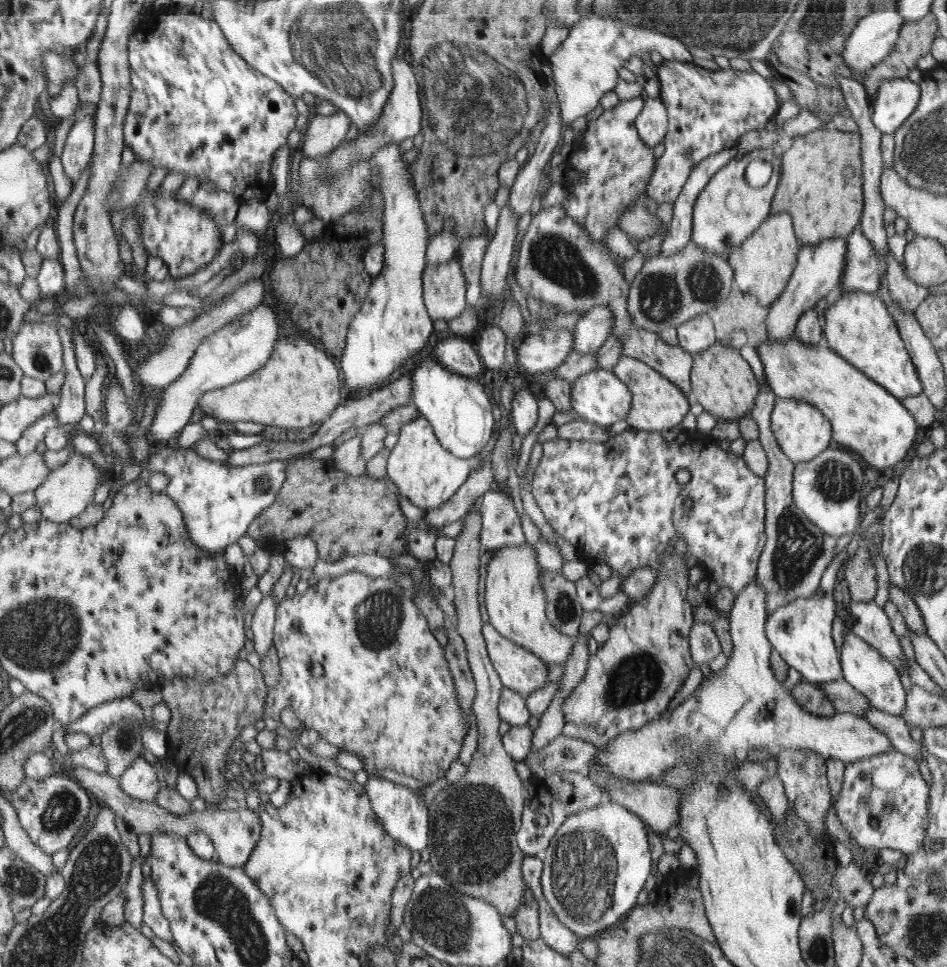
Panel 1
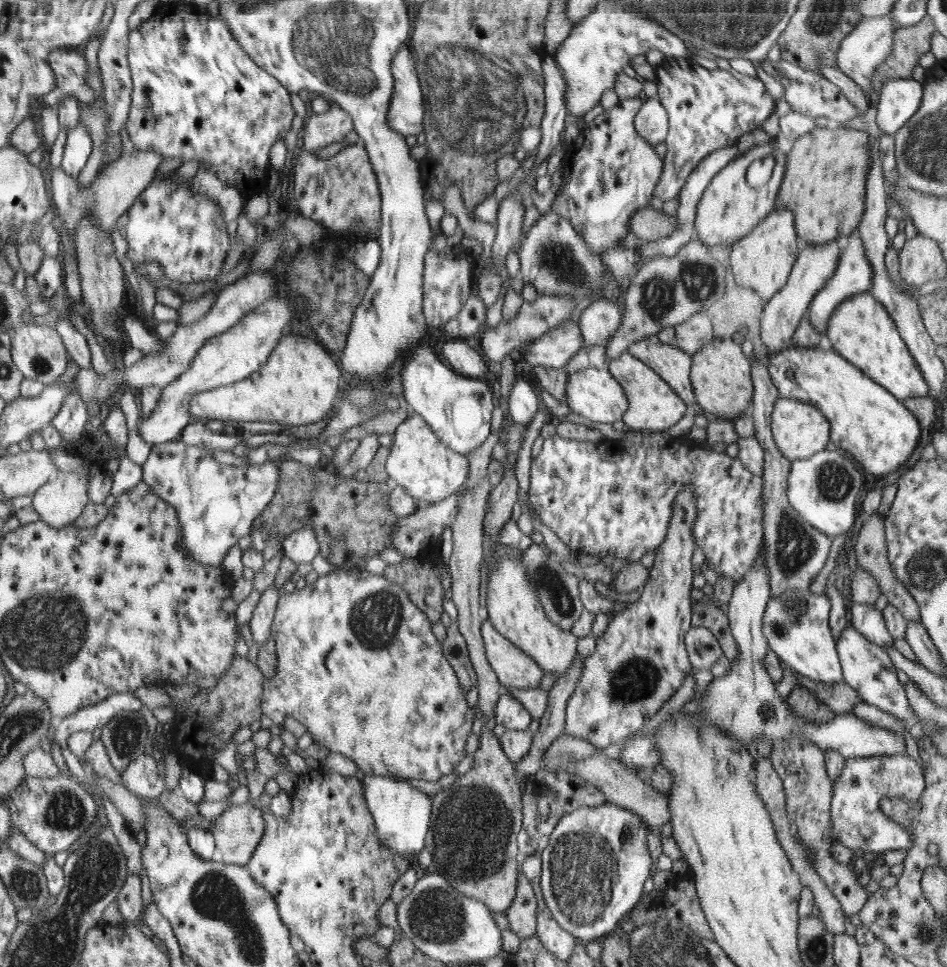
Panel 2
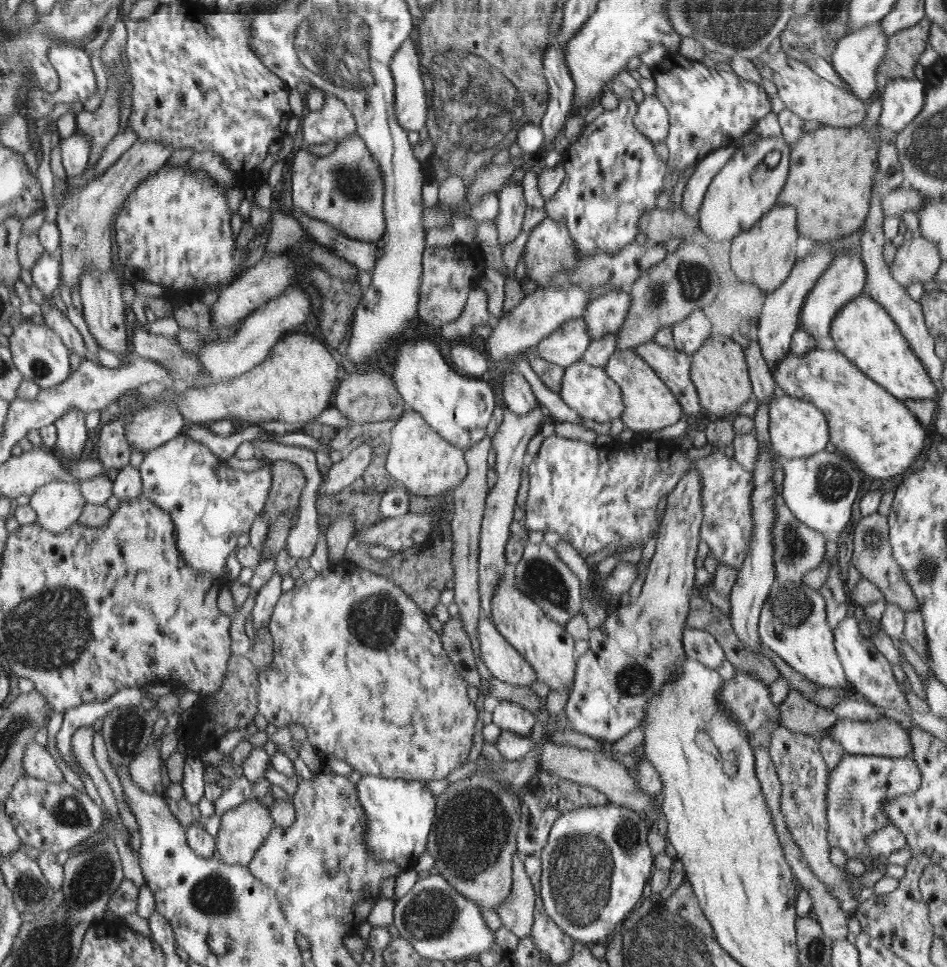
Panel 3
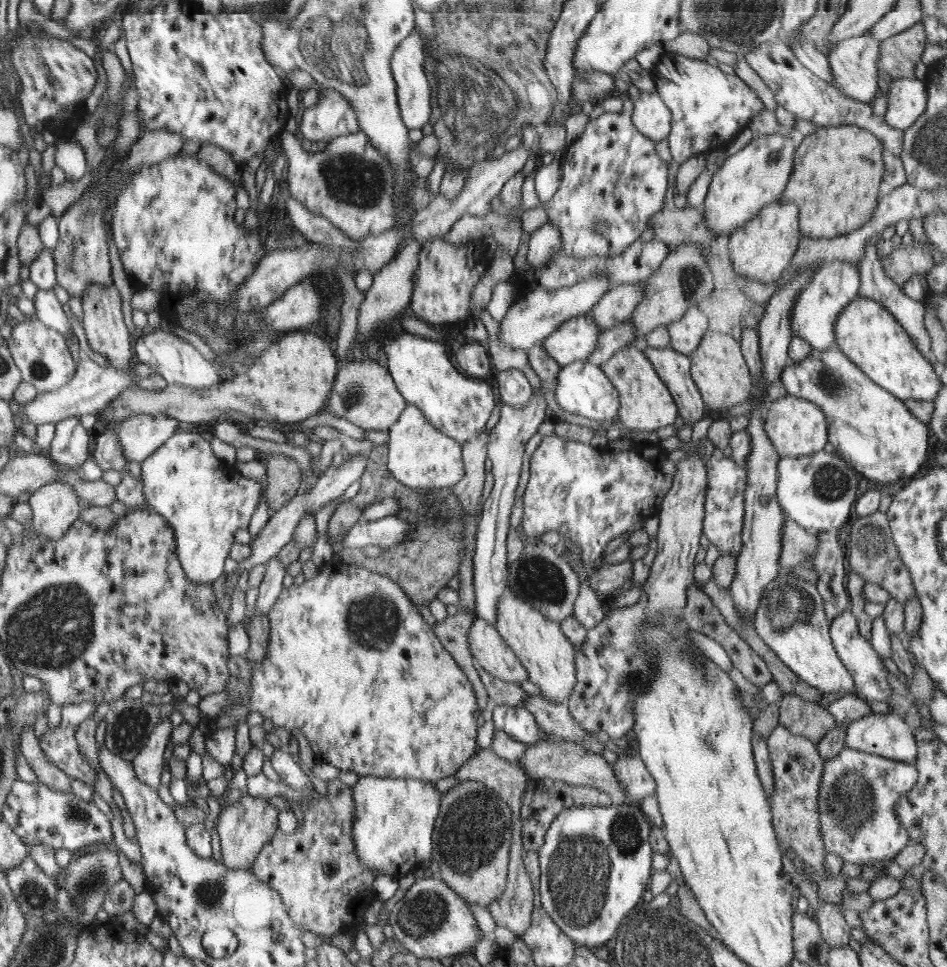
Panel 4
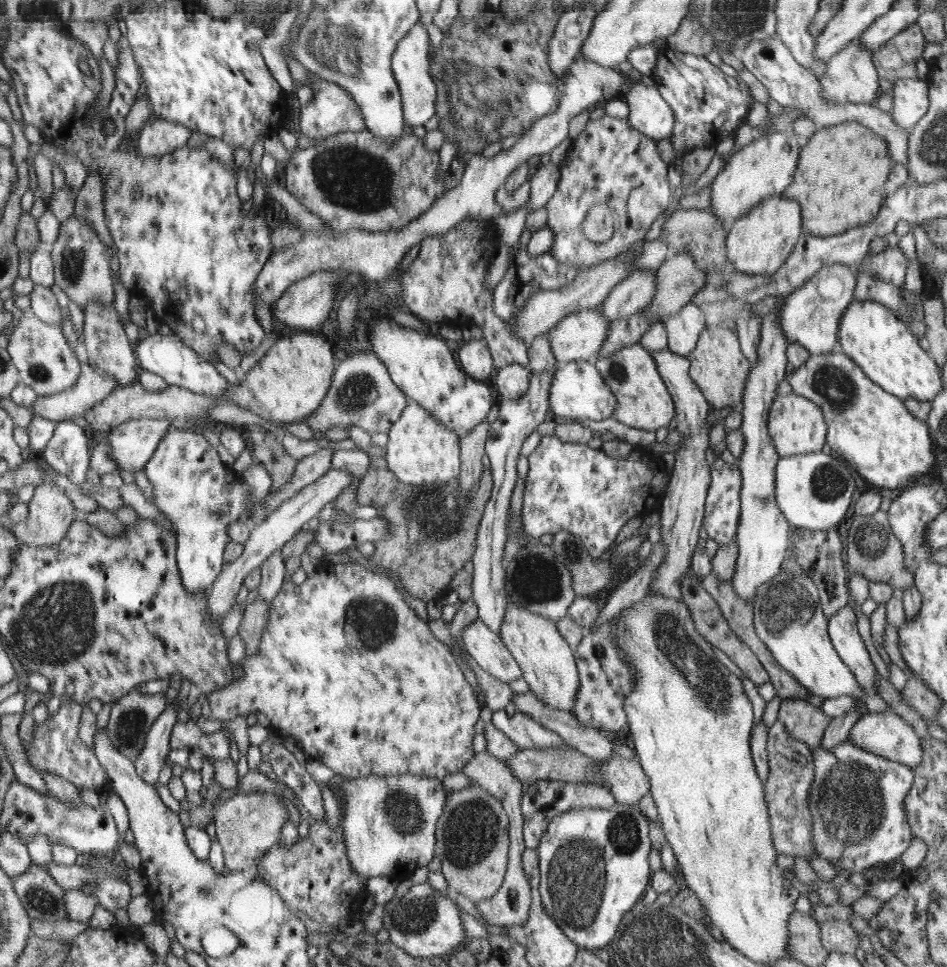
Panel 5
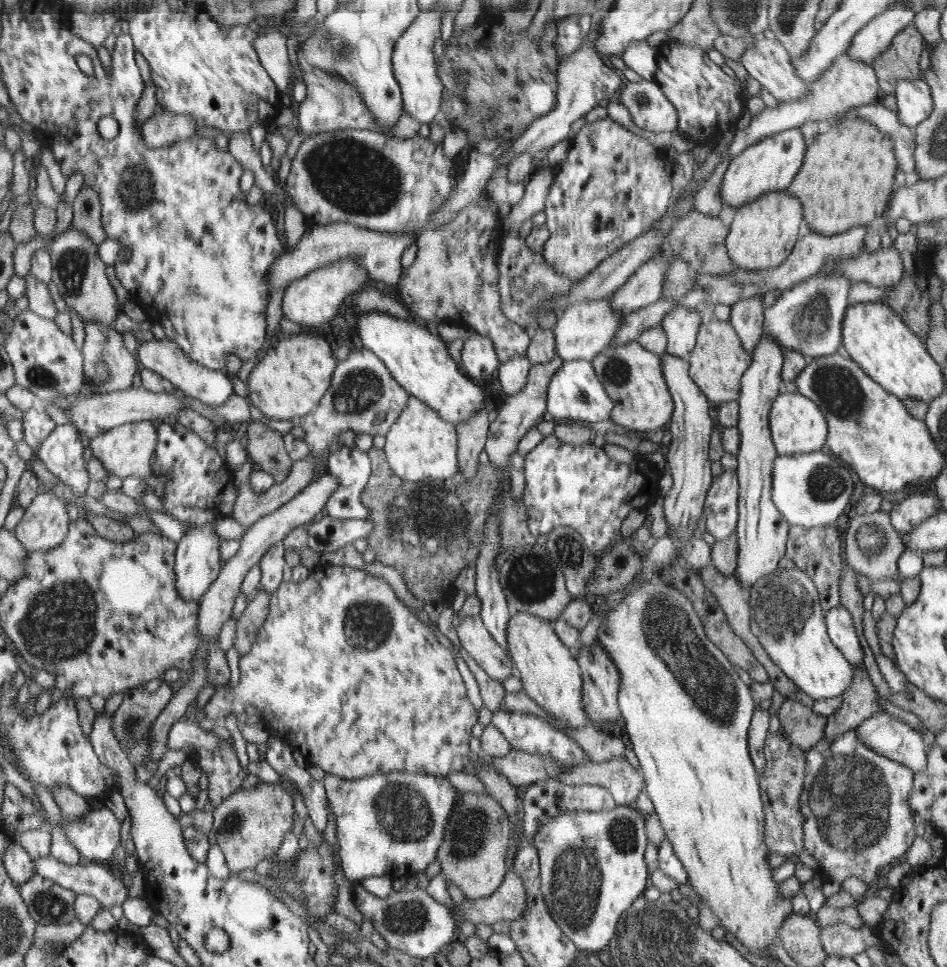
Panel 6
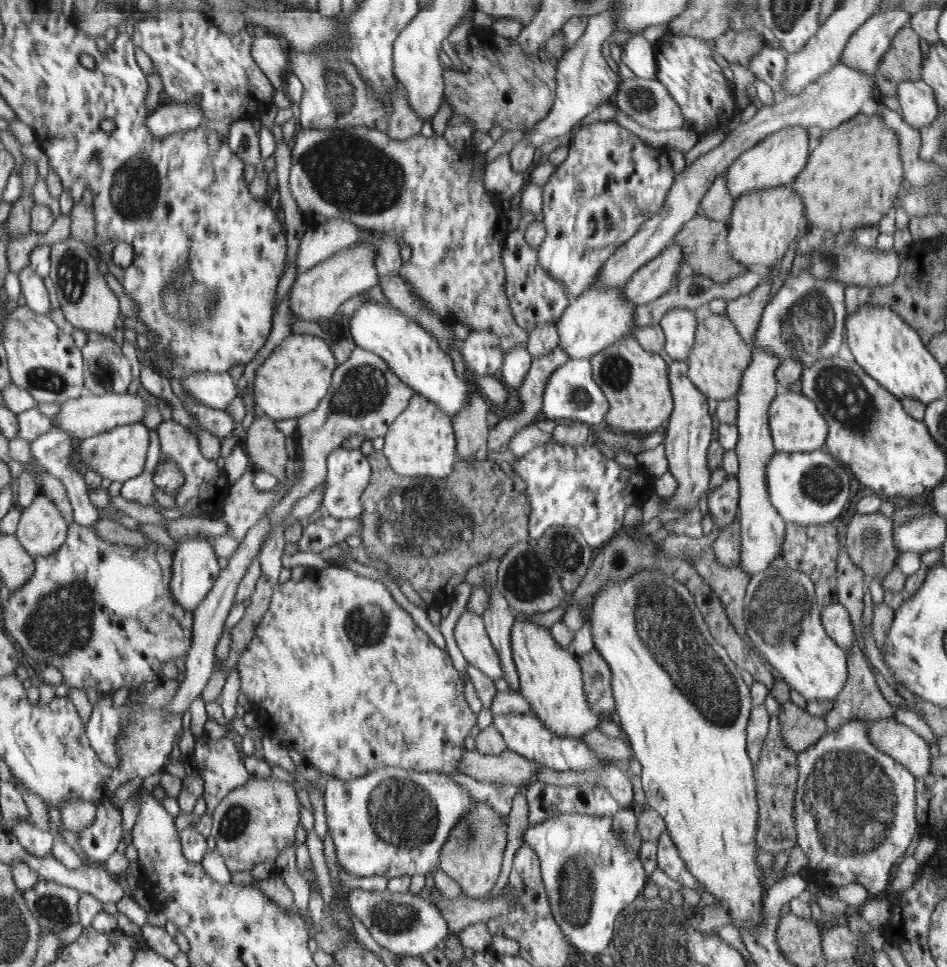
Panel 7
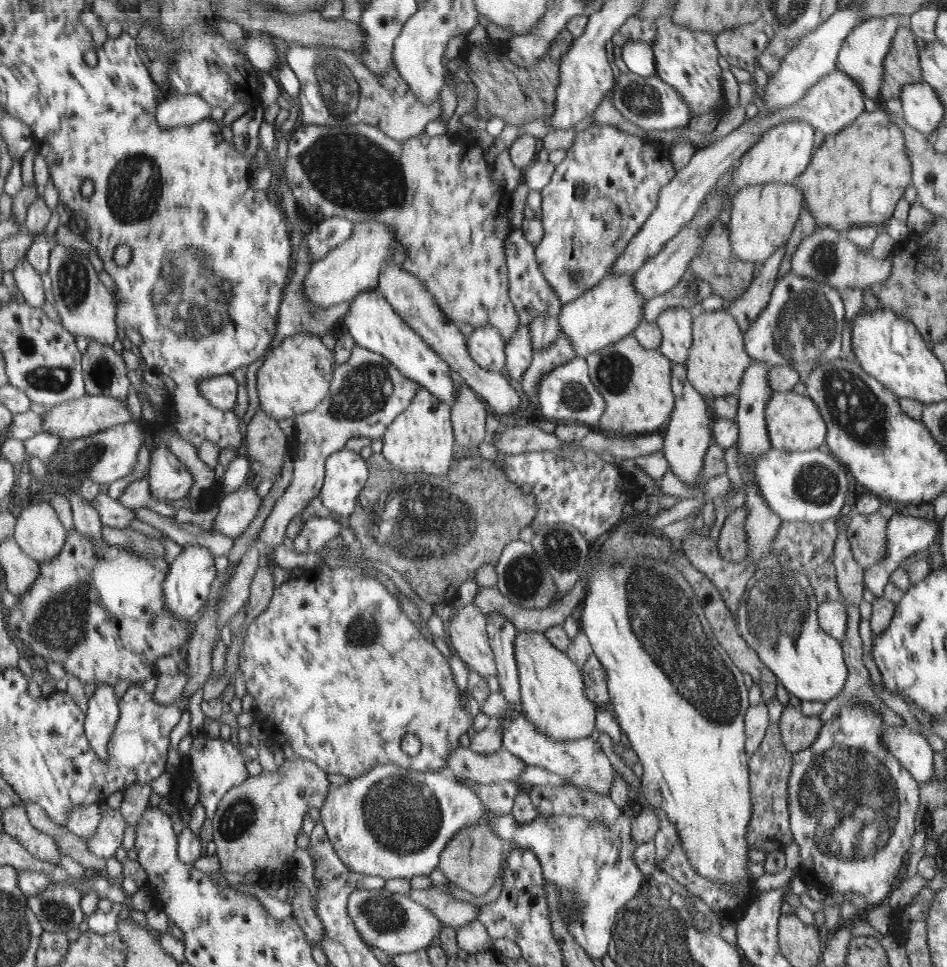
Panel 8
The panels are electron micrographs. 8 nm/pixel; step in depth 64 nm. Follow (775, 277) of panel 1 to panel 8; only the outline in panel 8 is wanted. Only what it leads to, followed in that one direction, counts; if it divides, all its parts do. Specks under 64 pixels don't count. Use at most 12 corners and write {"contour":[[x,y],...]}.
{"contour":[[791,183],[732,198],[734,255],[764,262],[787,244],[802,210]]}

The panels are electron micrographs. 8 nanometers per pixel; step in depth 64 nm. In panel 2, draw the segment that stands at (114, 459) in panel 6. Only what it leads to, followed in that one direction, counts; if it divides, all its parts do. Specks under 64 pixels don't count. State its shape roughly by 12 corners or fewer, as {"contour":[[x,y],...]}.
{"contour":[[280,294],[207,338],[163,388],[140,436],[179,439],[194,395],[266,364],[294,318]]}

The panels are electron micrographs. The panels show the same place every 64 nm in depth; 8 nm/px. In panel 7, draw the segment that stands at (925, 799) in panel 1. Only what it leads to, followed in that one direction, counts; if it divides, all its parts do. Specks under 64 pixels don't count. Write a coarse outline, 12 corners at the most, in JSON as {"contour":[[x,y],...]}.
{"contour":[[849,718],[797,753],[797,844],[818,888],[884,897],[915,776]]}

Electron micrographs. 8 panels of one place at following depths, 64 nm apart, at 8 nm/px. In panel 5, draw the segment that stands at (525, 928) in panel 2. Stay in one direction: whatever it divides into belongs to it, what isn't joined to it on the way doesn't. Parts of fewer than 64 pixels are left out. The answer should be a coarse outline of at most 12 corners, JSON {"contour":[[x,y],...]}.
{"contour":[[477,752],[462,772],[510,817],[503,886],[476,902],[488,924],[524,924],[532,904],[522,866],[525,785],[505,761]]}

